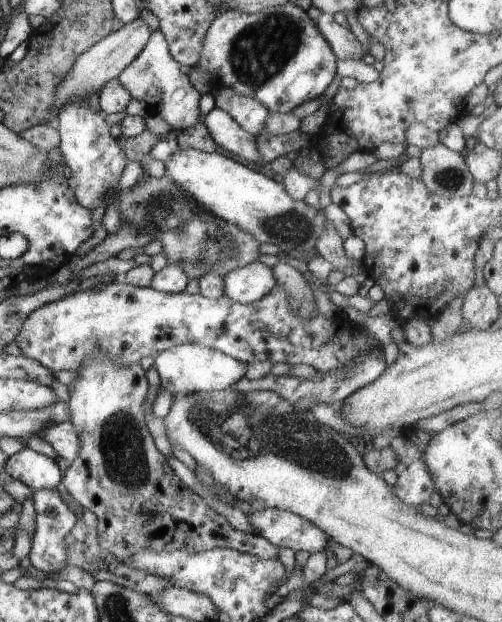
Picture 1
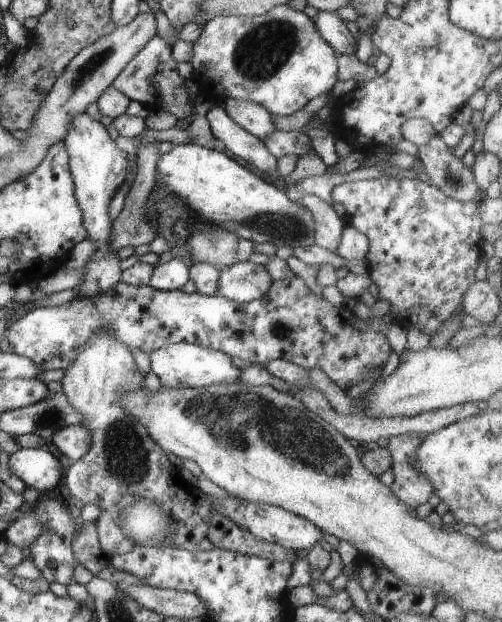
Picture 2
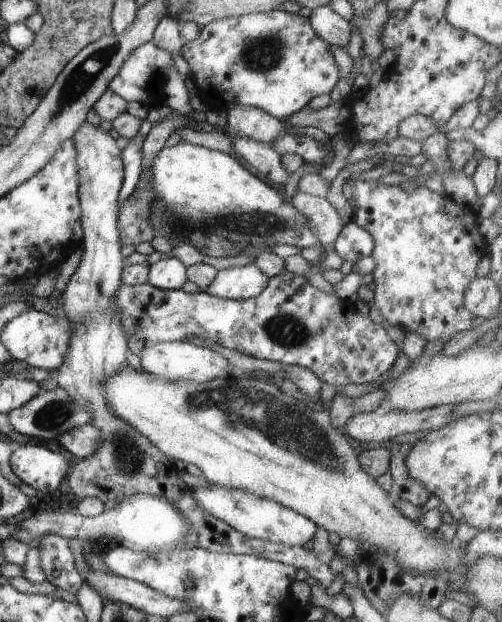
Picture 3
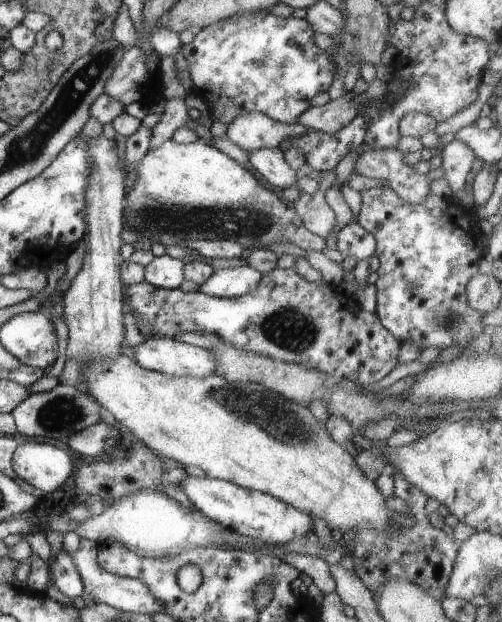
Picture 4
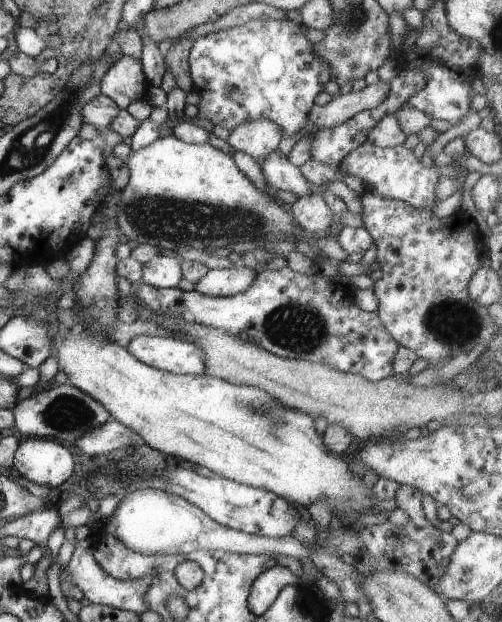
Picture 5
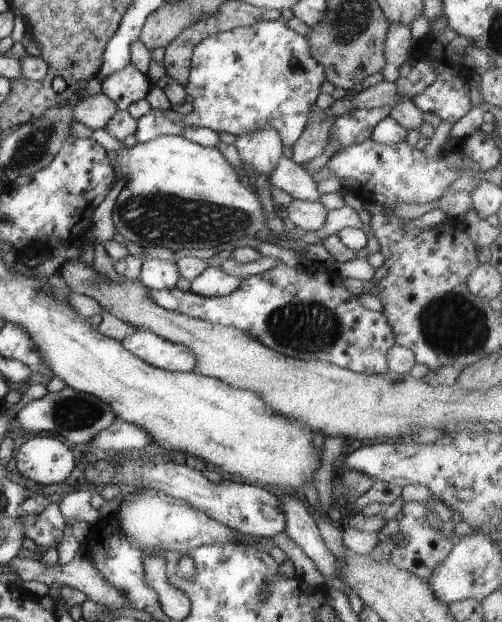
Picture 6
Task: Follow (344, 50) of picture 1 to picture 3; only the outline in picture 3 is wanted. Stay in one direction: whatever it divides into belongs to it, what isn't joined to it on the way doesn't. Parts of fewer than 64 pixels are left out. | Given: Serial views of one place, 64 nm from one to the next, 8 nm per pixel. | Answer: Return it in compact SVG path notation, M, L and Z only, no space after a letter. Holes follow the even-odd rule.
M329 6L312 9L309 17L314 32L329 45L345 48L350 42L350 22L338 15Z

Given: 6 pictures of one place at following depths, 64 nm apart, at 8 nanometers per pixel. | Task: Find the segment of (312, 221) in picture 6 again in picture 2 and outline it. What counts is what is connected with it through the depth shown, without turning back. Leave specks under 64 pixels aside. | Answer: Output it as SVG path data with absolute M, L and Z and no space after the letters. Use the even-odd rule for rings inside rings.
M316 195L302 196L297 203L308 208L314 216L315 244L337 254L336 250L347 224L338 216L329 202L324 202Z

